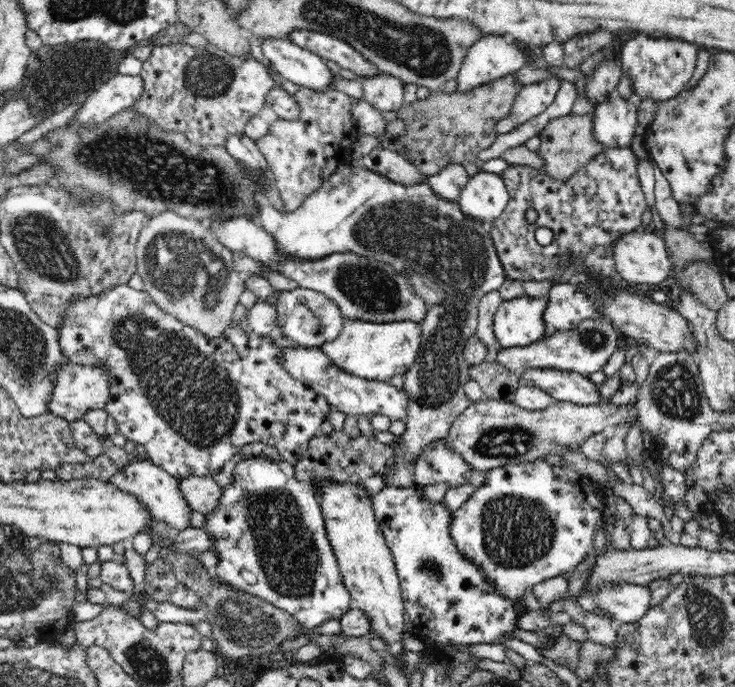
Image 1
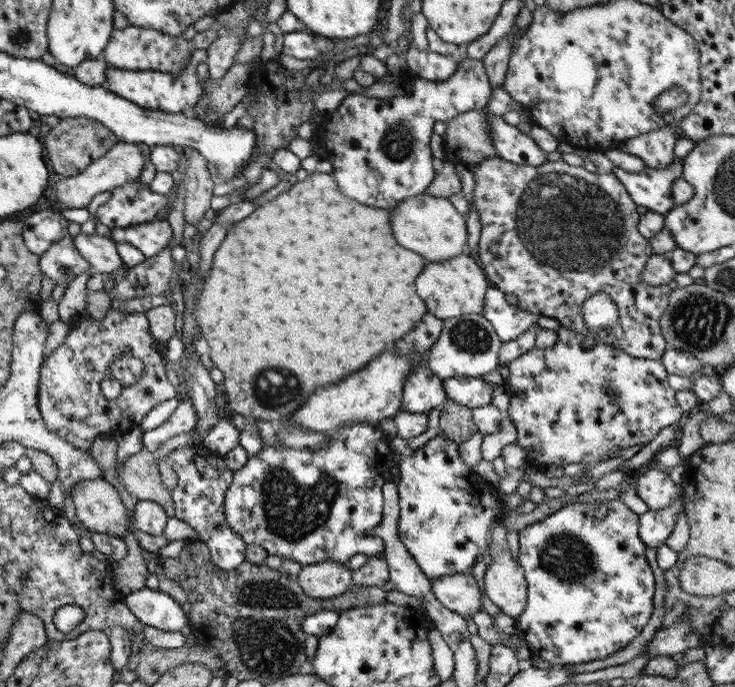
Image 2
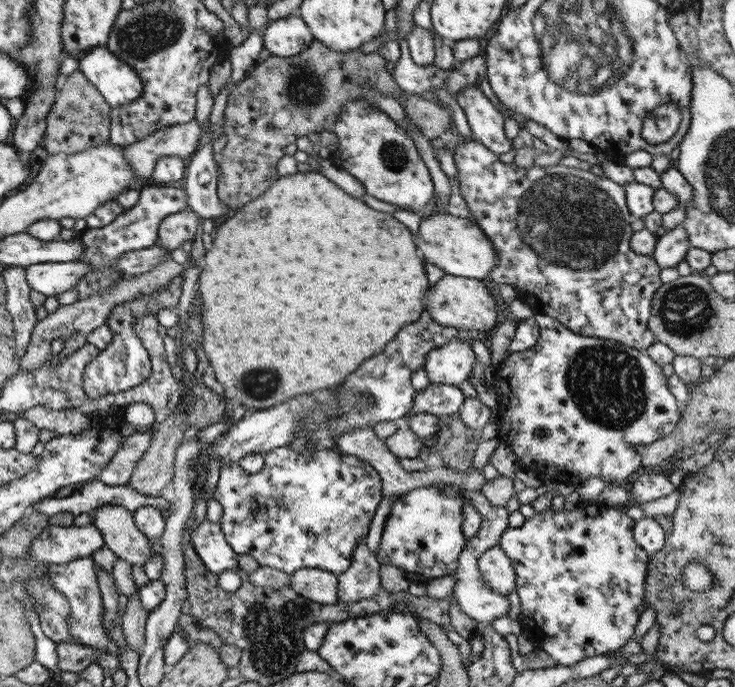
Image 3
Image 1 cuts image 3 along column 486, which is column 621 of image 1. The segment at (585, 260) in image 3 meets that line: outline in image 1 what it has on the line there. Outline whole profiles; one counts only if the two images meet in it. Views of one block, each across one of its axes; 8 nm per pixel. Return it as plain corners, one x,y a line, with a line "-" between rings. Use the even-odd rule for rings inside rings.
618,146
605,148
570,180
554,180
539,169
522,165
512,165
504,170
501,175
510,193
509,202
504,212
491,224
491,238
508,278
521,281
552,280
556,282
562,276
562,271
567,270
577,258
584,263
585,272
578,274
575,280
582,279
583,275
589,275
598,278
598,281
621,282
621,276
615,269
613,247
622,236
638,230
642,225
642,214
647,208
644,193
638,181
637,163
638,158
631,147
-
530,208
538,212
538,220
534,224
530,224
526,219
526,212
-
538,228
548,228
554,233
551,244
540,246
535,242
535,232
-
566,255
570,255
570,263
560,264

